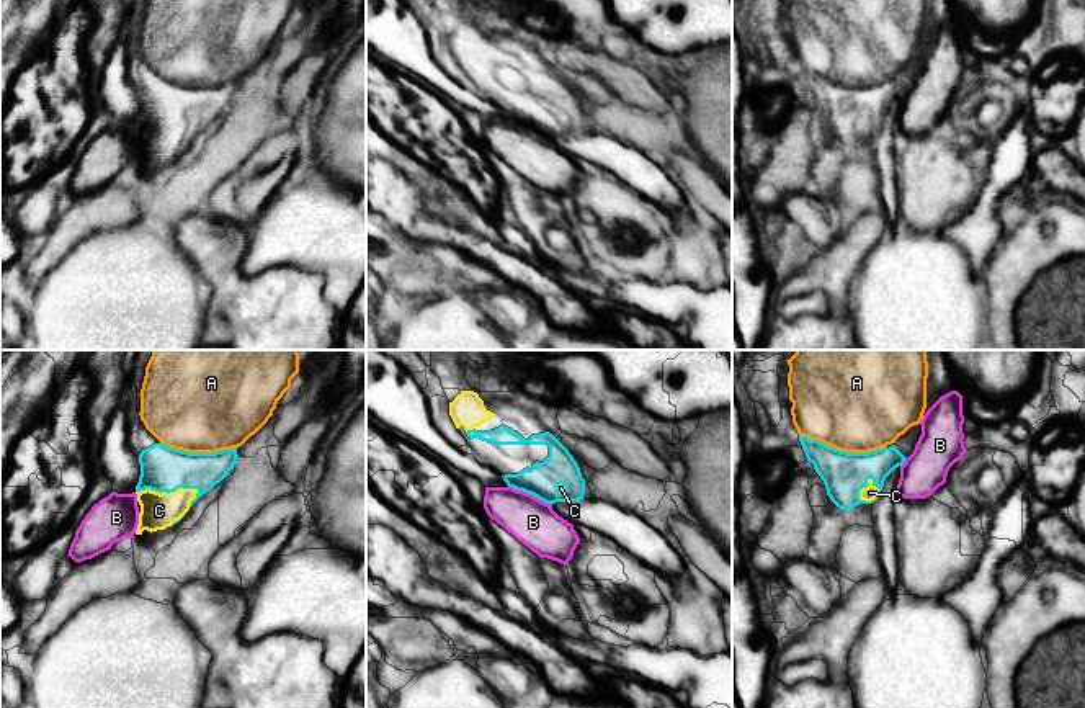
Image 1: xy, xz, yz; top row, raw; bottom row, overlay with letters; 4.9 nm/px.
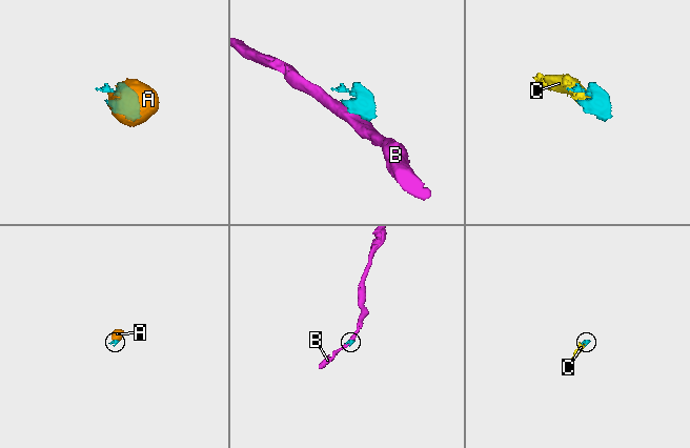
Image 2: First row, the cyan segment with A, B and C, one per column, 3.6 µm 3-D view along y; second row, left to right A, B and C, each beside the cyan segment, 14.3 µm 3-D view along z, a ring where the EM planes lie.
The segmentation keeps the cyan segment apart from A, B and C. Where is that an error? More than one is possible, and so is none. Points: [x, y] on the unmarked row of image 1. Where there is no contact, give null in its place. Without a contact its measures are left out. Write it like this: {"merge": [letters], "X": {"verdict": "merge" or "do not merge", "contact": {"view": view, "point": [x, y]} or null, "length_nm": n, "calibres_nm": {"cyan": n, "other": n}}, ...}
{"merge": ["A", "C"], "A": {"verdict": "merge", "contact": {"view": "yz", "point": [843, 85]}, "length_nm": 440, "calibres_nm": {"cyan": 220, "other": 440}}, "B": {"verdict": "do not merge", "contact": {"view": "xz", "point": [530, 126]}, "length_nm": 240, "calibres_nm": {"cyan": 170, "other": 220}}, "C": {"verdict": "merge", "contact": {"view": "xy", "point": [167, 126]}, "length_nm": 320, "calibres_nm": {"cyan": 220, "other": 180}}}

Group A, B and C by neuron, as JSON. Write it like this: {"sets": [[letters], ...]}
{"sets": [["A", "C"], ["B"]]}

